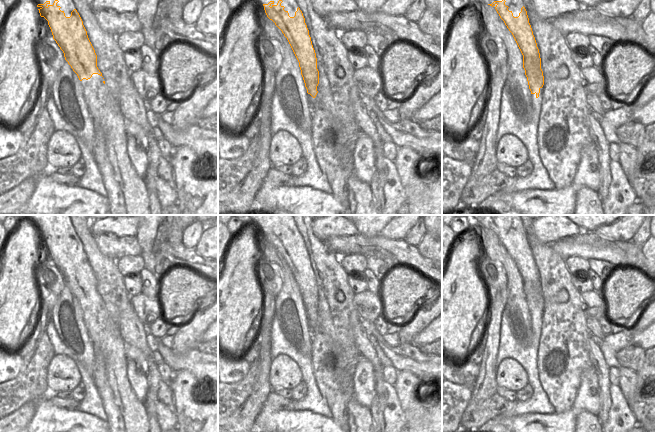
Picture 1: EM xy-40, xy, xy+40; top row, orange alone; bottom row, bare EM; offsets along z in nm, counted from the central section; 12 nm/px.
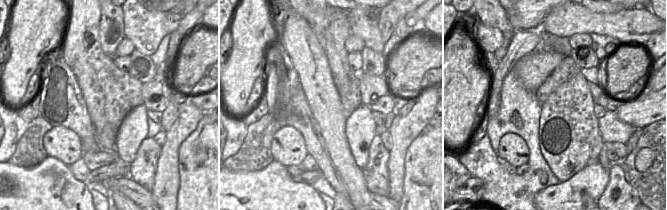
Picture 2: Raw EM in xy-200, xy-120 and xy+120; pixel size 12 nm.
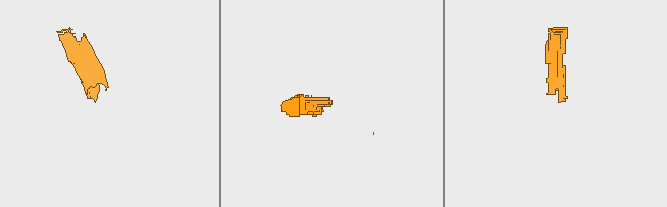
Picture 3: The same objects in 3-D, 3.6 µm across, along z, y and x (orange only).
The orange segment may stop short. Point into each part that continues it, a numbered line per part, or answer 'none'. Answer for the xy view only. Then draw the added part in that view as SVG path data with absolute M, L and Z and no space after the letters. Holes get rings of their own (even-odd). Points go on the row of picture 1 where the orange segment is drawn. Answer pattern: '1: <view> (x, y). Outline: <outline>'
1: xy (291, 6). Outline: M282 0L281 6L284 6L284 10L289 13L290 17L295 16L295 12L297 11L298 4L296 0Z
2: xy (314, 102). Outline: M317 93L315 98L308 94L308 99L312 109L317 109L319 107L319 93Z

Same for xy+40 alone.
1: xy+40 (515, 6). Outline: M505 0L505 5L508 6L508 10L513 13L514 17L518 17L521 12L521 8L524 6L523 0Z

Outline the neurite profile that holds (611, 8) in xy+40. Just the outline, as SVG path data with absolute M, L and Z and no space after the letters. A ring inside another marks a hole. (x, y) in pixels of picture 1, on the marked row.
M606 0L593 8L607 17L632 17L632 13L641 0Z

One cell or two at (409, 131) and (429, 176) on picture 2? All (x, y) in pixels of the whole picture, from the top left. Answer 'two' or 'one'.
two

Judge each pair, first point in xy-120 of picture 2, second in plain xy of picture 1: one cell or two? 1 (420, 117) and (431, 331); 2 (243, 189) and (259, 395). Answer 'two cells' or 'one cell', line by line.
1: two cells
2: two cells

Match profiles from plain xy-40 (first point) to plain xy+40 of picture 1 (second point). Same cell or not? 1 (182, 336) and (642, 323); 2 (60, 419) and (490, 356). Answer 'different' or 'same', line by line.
1: same
2: different

